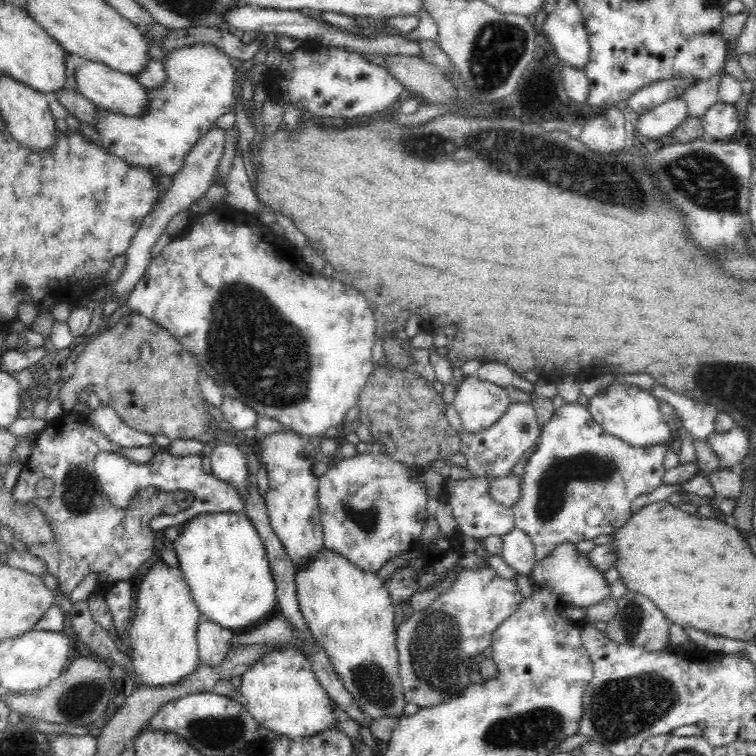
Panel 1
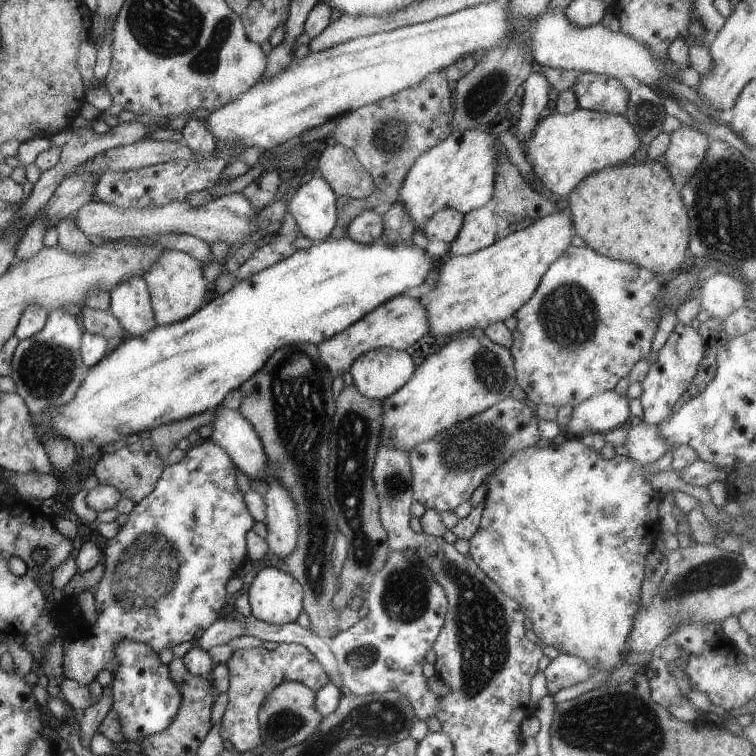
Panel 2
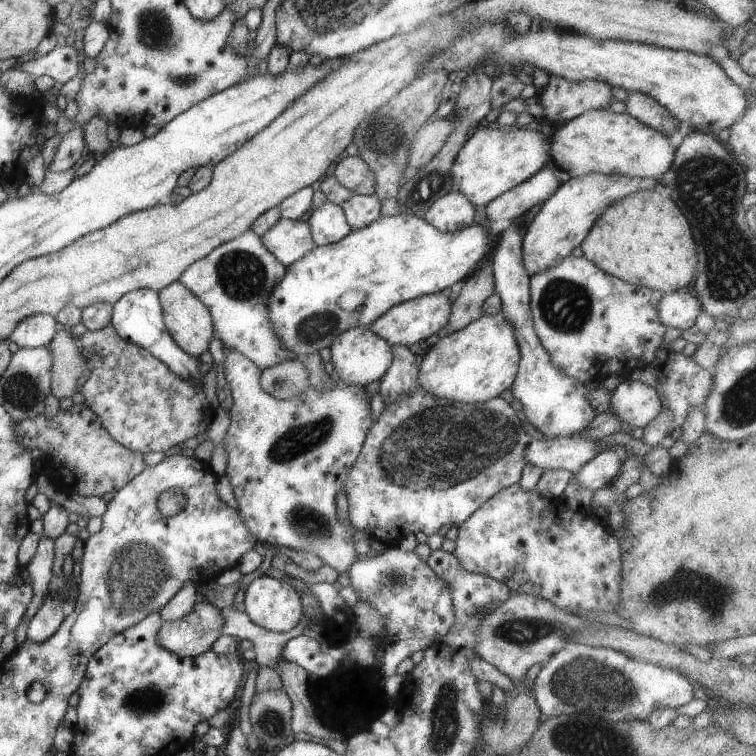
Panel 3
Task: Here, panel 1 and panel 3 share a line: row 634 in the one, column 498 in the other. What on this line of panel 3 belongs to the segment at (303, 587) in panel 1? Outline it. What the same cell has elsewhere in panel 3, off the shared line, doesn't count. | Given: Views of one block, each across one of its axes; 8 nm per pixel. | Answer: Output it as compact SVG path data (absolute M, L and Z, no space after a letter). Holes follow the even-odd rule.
M501 310L482 314L467 327L449 333L433 344L419 364L416 382L438 398L465 403L483 403L509 389L519 363L519 344L513 326Z

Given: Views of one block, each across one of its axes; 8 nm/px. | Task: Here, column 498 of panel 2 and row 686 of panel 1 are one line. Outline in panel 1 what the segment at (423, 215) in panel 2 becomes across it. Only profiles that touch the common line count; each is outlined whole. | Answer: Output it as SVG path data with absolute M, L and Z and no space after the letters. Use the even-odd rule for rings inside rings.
M164 560L155 562L143 576L136 594L136 613L127 630L128 645L132 652L132 665L138 681L144 687L162 687L177 684L184 676L192 675L199 664L196 630L202 618L199 609L191 597L190 589L176 566L170 566Z

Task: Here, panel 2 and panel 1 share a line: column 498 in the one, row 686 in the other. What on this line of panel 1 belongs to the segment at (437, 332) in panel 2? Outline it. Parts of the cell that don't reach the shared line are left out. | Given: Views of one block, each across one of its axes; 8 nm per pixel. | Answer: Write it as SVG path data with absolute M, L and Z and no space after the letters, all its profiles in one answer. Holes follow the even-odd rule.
M292 647L273 649L266 655L260 656L257 662L242 676L240 694L247 702L247 709L254 717L254 720L264 728L274 730L278 735L287 737L290 740L298 740L314 736L317 732L334 726L334 713L332 713L331 698L323 687L318 683L309 660Z

